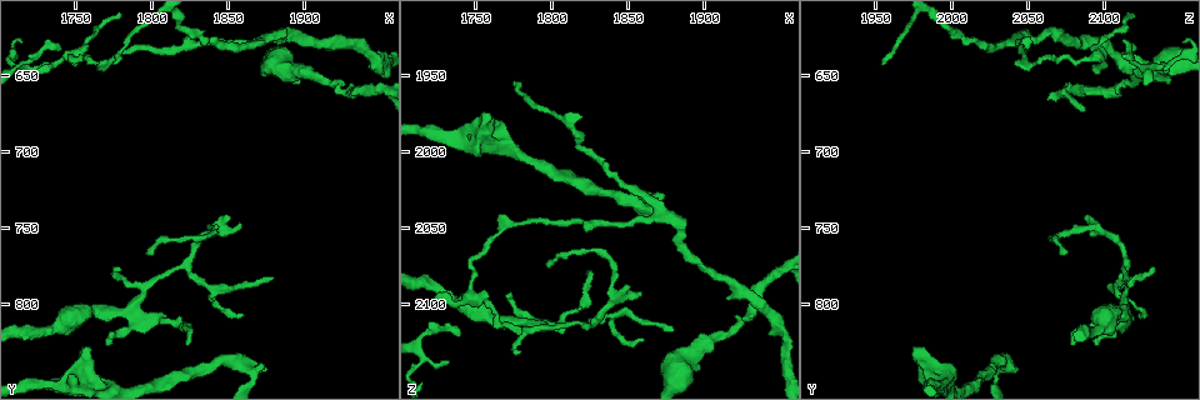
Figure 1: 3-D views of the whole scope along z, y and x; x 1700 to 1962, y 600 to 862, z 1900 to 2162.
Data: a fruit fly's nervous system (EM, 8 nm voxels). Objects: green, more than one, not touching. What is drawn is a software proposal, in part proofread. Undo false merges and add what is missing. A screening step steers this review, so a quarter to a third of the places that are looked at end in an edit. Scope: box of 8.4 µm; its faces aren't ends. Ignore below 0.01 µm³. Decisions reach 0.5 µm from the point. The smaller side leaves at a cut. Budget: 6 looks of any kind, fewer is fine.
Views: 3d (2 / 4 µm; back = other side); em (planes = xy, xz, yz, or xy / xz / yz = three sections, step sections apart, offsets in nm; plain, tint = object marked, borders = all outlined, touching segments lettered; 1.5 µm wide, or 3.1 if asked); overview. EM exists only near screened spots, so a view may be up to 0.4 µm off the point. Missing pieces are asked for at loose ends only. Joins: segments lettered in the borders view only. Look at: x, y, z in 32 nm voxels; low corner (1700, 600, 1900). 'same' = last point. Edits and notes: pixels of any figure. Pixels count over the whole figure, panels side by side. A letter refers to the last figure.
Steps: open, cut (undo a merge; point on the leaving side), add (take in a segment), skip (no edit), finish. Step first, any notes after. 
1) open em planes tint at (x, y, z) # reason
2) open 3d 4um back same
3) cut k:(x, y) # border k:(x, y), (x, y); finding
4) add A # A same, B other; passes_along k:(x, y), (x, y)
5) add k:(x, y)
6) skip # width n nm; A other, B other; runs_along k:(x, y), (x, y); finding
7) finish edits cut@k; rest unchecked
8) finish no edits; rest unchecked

open em yz step 4 borders at (1874, 844, 2038) # an open end

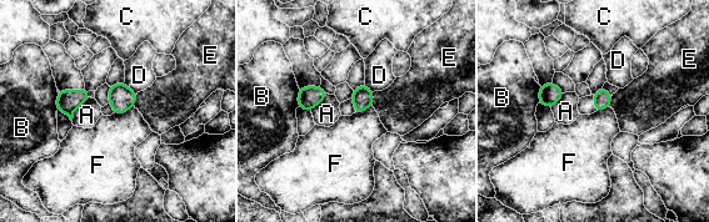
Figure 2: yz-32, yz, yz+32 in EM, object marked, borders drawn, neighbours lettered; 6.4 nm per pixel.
open em planes borders same

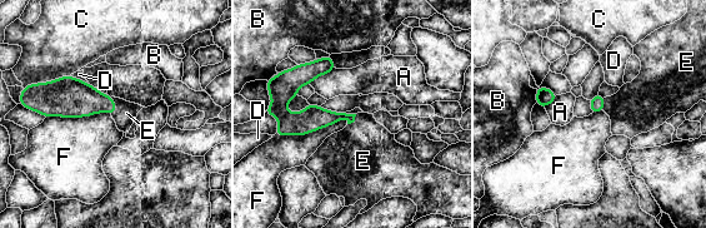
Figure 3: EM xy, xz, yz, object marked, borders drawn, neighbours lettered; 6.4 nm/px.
add 3:(126, 113) # A other, B other, C other, D other, E same, F other; passes_along 3:(79, 99), (116, 105), (126, 113); the cell continues

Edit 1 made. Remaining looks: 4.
open overview

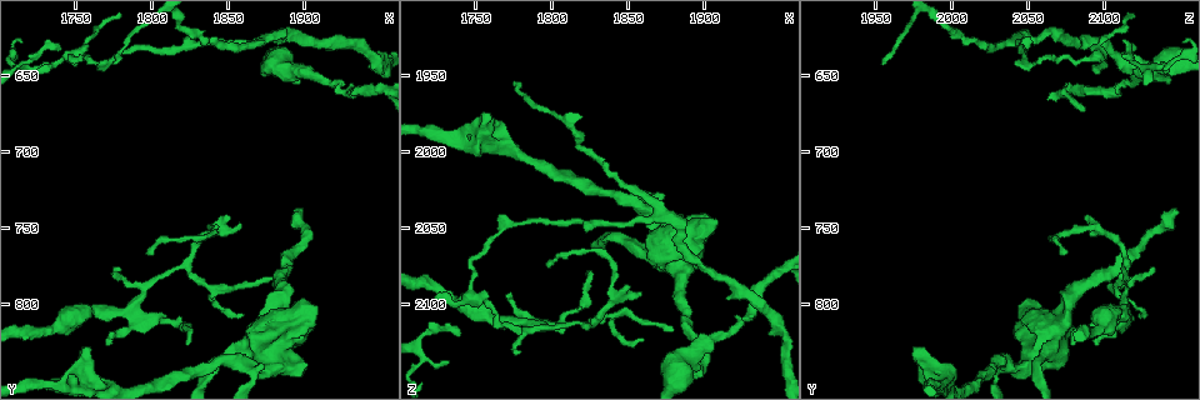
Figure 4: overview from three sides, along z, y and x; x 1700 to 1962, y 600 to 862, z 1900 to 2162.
open em xz step 8 tint at (1824, 826, 2082) # an open end

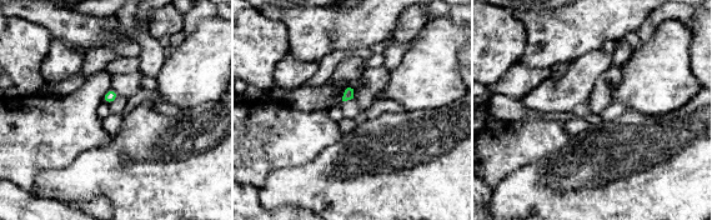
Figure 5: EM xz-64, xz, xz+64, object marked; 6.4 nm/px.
open em planes tint same # another direction

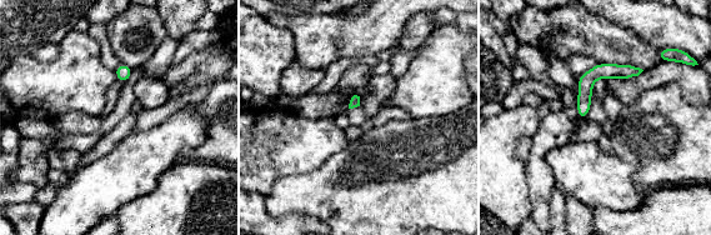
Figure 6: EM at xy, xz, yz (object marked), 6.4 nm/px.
open em planes borders same

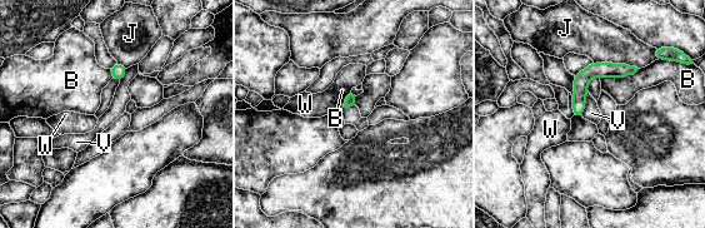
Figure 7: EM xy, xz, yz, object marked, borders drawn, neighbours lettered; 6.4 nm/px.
skip # B other, J other, V other, W other; runs_along 7:(631, 69), (593, 70), (575, 113); none of them fits

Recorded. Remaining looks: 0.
finish edits add@3; rest unchecked

